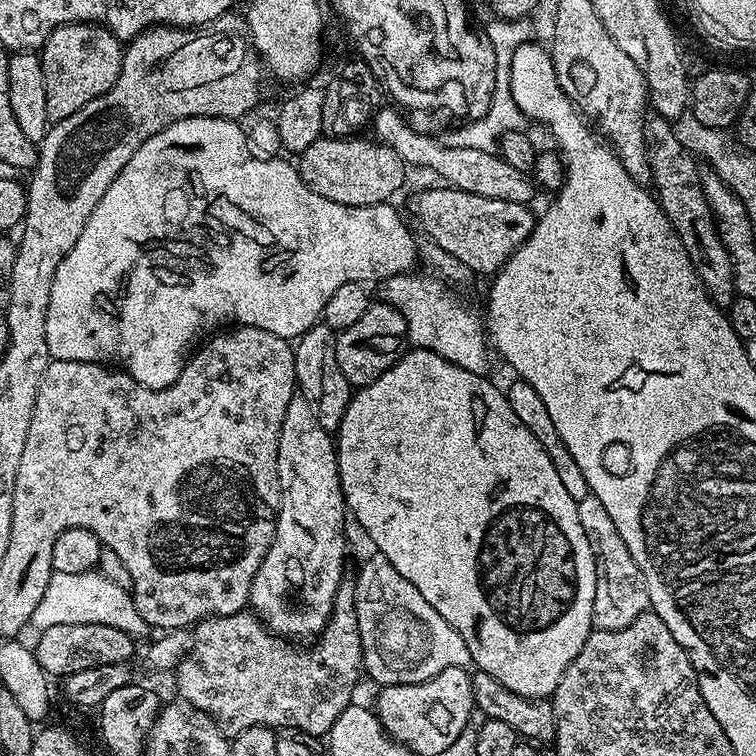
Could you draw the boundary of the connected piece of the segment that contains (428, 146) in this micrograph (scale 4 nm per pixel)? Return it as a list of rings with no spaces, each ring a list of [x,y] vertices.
[[[384,106],[375,113],[374,128],[376,124],[376,133],[374,133],[374,136],[379,143],[390,146],[390,150],[394,150],[394,154],[401,156],[404,159],[405,165],[412,167],[413,164],[416,168],[429,168],[430,171],[437,172],[444,179],[441,181],[447,187],[466,190],[470,194],[478,194],[482,198],[498,198],[498,202],[518,202],[519,204],[526,205],[533,203],[532,199],[535,198],[536,192],[538,193],[538,188],[531,175],[526,174],[522,170],[518,170],[515,166],[510,166],[510,162],[506,162],[495,151],[466,150],[465,148],[451,148],[450,146],[446,146],[440,143],[435,135],[427,136],[426,133],[419,132],[416,128],[411,128],[404,121],[405,113],[397,110],[395,107],[392,108]]]

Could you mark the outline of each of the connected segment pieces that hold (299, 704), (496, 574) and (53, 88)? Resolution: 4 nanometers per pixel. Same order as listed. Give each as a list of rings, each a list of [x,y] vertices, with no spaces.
[[[351,579],[341,580],[336,591],[336,606],[322,635],[309,652],[299,652],[295,643],[277,638],[260,622],[260,617],[251,611],[235,612],[229,616],[209,616],[191,629],[192,644],[187,654],[174,669],[179,699],[187,702],[197,712],[204,713],[225,736],[237,736],[250,726],[267,728],[296,728],[309,738],[327,737],[338,714],[353,703],[356,683],[364,672],[362,638],[358,634],[356,613],[356,585]]]
[[[412,348],[405,351],[396,361],[396,364],[390,366],[390,370],[386,370],[386,374],[378,377],[373,384],[353,391],[352,401],[346,406],[346,414],[342,418],[338,429],[338,439],[335,441],[336,461],[342,482],[344,507],[350,513],[351,519],[353,516],[360,523],[361,530],[372,539],[372,544],[376,547],[373,549],[379,555],[384,556],[386,562],[390,562],[390,566],[394,566],[394,570],[398,570],[398,574],[402,574],[402,578],[406,578],[406,582],[410,582],[414,586],[414,590],[418,590],[418,594],[422,594],[422,598],[426,598],[426,602],[430,602],[430,606],[434,606],[434,610],[438,610],[438,614],[442,614],[442,618],[446,618],[446,622],[450,622],[450,626],[454,626],[454,630],[458,630],[458,634],[462,634],[462,642],[466,642],[466,646],[472,655],[472,664],[479,671],[490,674],[490,678],[498,678],[498,682],[502,682],[502,686],[506,686],[506,690],[514,690],[514,694],[522,694],[527,700],[542,700],[551,697],[552,693],[556,691],[562,674],[570,666],[570,662],[574,662],[574,658],[578,658],[586,638],[594,631],[592,607],[594,606],[594,590],[596,589],[596,559],[592,553],[590,542],[582,530],[582,522],[578,522],[577,500],[570,498],[568,491],[563,488],[562,481],[559,480],[558,473],[554,470],[554,462],[550,462],[550,454],[546,454],[546,450],[542,450],[538,438],[534,438],[534,434],[530,434],[530,430],[526,430],[526,426],[522,426],[518,414],[514,414],[514,410],[510,410],[507,395],[501,389],[499,392],[488,379],[487,375],[479,372],[462,370],[462,366],[454,366],[450,362],[446,362],[446,358],[442,358],[425,348]]]
[[[63,24],[48,35],[39,53],[46,78],[46,114],[49,121],[70,118],[86,102],[94,102],[114,86],[124,61],[122,42],[99,24]]]

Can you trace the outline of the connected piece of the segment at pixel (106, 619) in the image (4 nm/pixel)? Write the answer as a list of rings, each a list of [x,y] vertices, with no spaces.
[[[100,570],[82,574],[62,574],[53,572],[46,594],[32,615],[31,627],[43,630],[50,626],[70,626],[71,624],[93,624],[94,626],[114,626],[133,638],[141,638],[150,632],[150,626],[138,614],[131,591],[116,580],[103,576]]]

